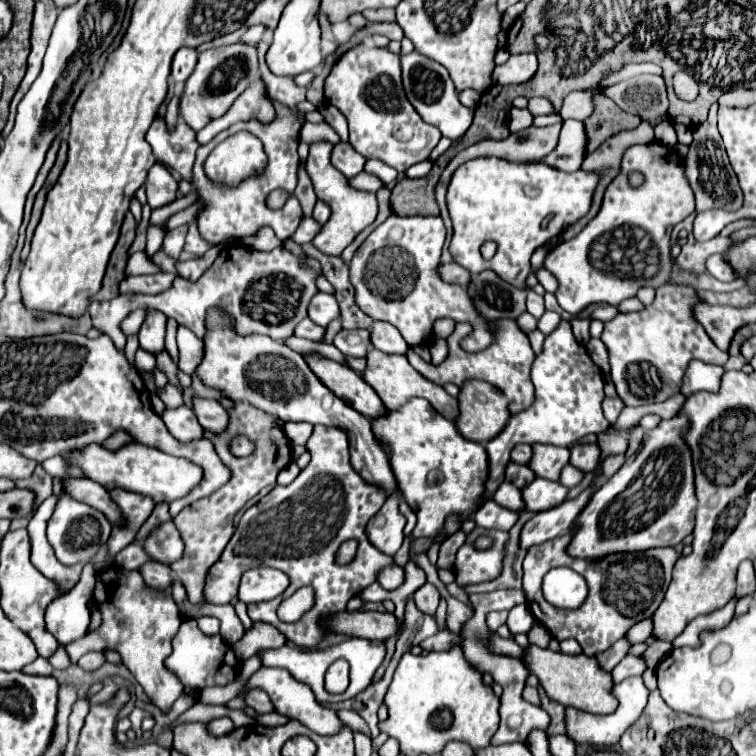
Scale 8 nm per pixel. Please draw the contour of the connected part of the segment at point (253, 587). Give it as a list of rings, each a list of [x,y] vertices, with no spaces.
[[[252,568],[242,574],[238,600],[244,604],[272,600],[288,588],[288,576],[274,568]]]

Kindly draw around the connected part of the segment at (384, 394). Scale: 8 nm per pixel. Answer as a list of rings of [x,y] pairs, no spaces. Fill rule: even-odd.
[[[370,348],[366,360],[368,360],[368,368],[366,368],[366,372],[364,372],[362,376],[364,376],[364,380],[376,390],[376,394],[380,396],[380,400],[384,402],[384,406],[386,406],[388,410],[398,410],[398,408],[400,408],[402,404],[406,404],[410,398],[426,398],[440,414],[444,414],[444,418],[456,422],[458,412],[460,412],[458,400],[452,398],[450,394],[446,394],[446,390],[444,390],[442,386],[438,386],[438,384],[426,380],[422,374],[418,374],[418,372],[408,364],[406,356],[402,356],[402,354],[388,356],[388,354],[384,354],[384,352],[376,350],[376,348]]]

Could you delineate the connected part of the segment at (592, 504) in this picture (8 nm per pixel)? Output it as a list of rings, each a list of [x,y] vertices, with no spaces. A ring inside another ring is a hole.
[[[682,418],[662,420],[654,430],[646,432],[638,452],[630,456],[624,466],[590,498],[586,508],[580,512],[572,524],[572,542],[566,546],[572,556],[586,556],[588,560],[606,558],[608,554],[624,554],[634,550],[650,550],[680,544],[694,528],[694,468],[688,446],[682,440],[686,422]]]

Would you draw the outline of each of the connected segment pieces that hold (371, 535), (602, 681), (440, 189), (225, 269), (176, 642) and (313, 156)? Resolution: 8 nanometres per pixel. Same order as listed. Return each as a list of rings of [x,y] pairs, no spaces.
[[[400,490],[392,492],[384,506],[380,508],[380,512],[376,516],[370,518],[368,526],[366,526],[366,534],[368,534],[368,540],[384,554],[388,556],[394,556],[400,546],[402,546],[402,540],[404,540],[404,524],[406,524],[406,518],[400,514],[398,510],[398,504],[400,504]]]
[[[530,646],[526,650],[526,668],[540,678],[540,684],[546,690],[546,694],[562,706],[572,706],[576,710],[584,710],[590,714],[606,714],[616,710],[616,698],[612,698],[612,674],[600,670],[598,662],[590,656],[566,656],[562,652],[552,652],[548,648],[542,650],[538,646]]]
[[[552,124],[552,126],[548,126],[548,128],[536,128],[536,126],[530,126],[530,128],[526,128],[526,130],[520,130],[520,132],[516,132],[516,134],[510,134],[506,140],[480,140],[480,142],[476,142],[476,144],[464,148],[460,154],[456,154],[456,156],[450,160],[450,164],[444,168],[444,172],[442,172],[442,176],[440,176],[440,184],[436,186],[436,202],[438,202],[440,216],[444,218],[444,222],[450,222],[450,218],[448,218],[448,210],[446,210],[446,202],[444,202],[446,186],[448,186],[448,182],[450,182],[454,170],[456,170],[460,164],[464,164],[466,160],[478,158],[478,156],[500,156],[500,158],[510,160],[510,162],[538,162],[538,160],[542,160],[544,156],[548,156],[548,154],[556,148],[560,128],[562,128],[562,124]]]
[[[284,242],[272,252],[258,252],[246,246],[226,246],[214,260],[214,264],[196,280],[174,280],[172,288],[154,296],[148,294],[128,294],[116,296],[106,302],[92,302],[88,312],[92,316],[94,328],[108,334],[118,350],[124,350],[126,338],[120,332],[120,322],[136,308],[156,308],[168,318],[174,318],[180,326],[190,328],[198,338],[204,336],[204,318],[206,310],[212,306],[224,308],[234,318],[234,328],[238,334],[266,334],[278,342],[284,342],[294,336],[298,322],[306,318],[308,304],[314,294],[318,294],[316,280],[320,276],[320,266],[314,258],[306,254],[292,254]]]
[[[184,620],[180,624],[178,634],[172,640],[172,654],[166,658],[166,668],[172,670],[180,682],[184,684],[184,692],[198,698],[200,690],[206,686],[224,686],[234,680],[238,672],[238,662],[230,644],[226,644],[220,636],[206,636],[198,630],[196,620]]]
[[[326,140],[312,142],[310,154],[306,160],[306,170],[308,170],[308,176],[310,176],[317,198],[324,200],[328,206],[332,206],[330,220],[322,226],[320,234],[312,240],[312,244],[324,254],[340,256],[342,250],[356,238],[356,234],[360,234],[368,224],[374,222],[374,218],[378,214],[378,204],[376,204],[376,196],[372,192],[360,192],[360,190],[354,190],[348,186],[346,177],[330,164],[332,148],[334,146]]]

